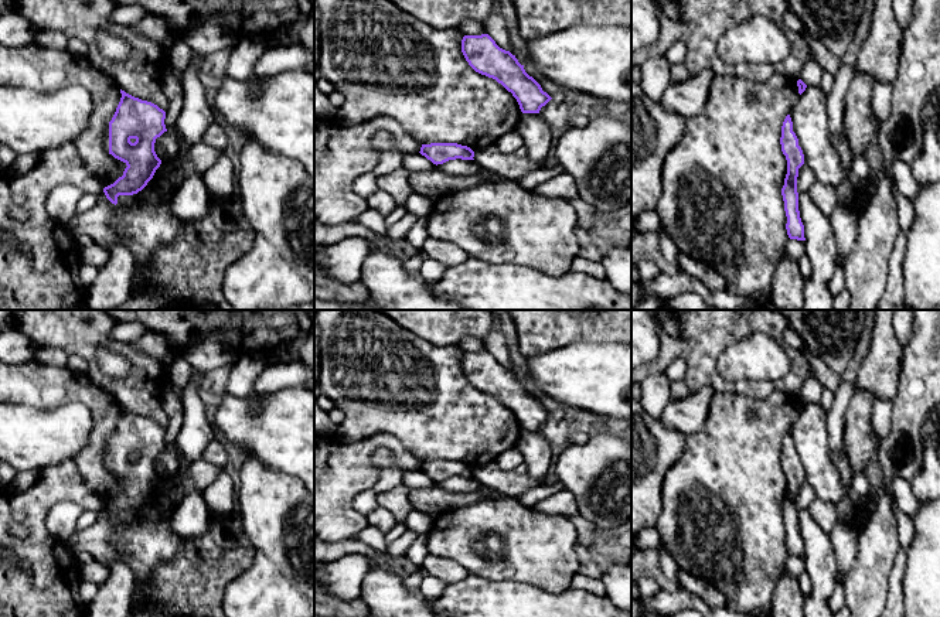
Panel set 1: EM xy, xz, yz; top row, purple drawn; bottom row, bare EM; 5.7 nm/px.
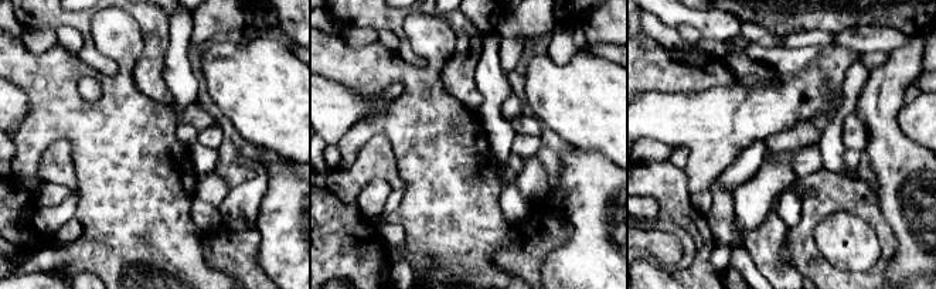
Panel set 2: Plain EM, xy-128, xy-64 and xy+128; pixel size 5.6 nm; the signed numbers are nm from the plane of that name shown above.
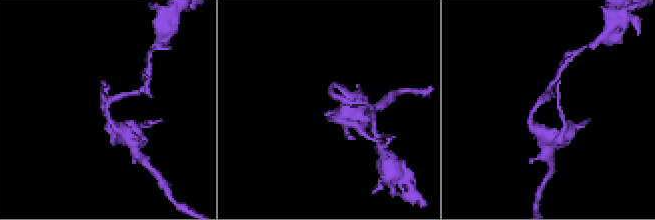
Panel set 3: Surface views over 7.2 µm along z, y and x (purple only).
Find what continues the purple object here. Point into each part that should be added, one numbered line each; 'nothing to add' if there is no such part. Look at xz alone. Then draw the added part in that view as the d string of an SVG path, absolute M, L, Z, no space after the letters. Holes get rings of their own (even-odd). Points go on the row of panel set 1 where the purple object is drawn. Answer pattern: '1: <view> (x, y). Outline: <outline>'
nothing to add

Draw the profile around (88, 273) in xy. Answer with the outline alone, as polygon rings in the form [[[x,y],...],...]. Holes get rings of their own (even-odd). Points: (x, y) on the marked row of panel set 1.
[[[82,263],[79,267],[79,277],[82,283],[85,283],[89,287],[95,282],[98,272],[99,272],[98,267]]]

